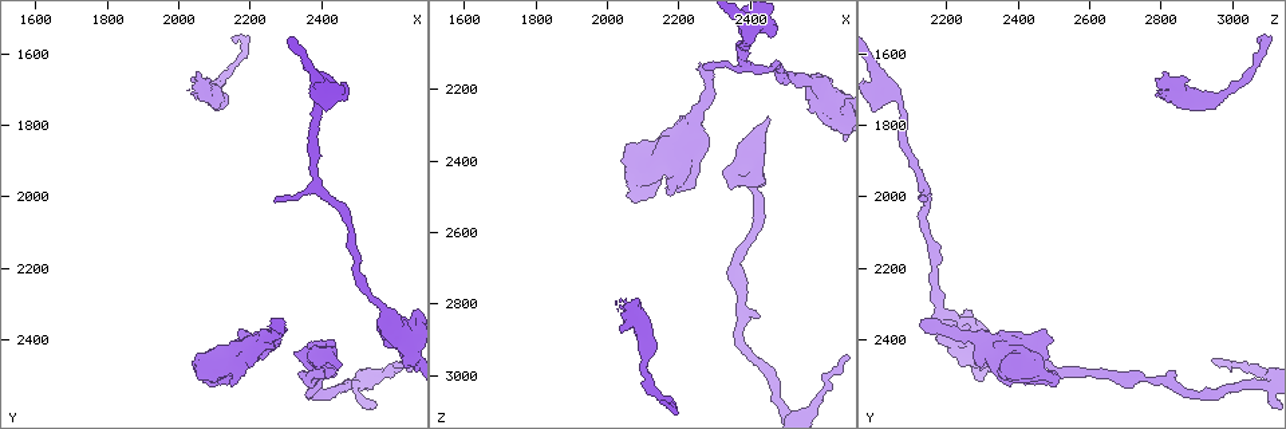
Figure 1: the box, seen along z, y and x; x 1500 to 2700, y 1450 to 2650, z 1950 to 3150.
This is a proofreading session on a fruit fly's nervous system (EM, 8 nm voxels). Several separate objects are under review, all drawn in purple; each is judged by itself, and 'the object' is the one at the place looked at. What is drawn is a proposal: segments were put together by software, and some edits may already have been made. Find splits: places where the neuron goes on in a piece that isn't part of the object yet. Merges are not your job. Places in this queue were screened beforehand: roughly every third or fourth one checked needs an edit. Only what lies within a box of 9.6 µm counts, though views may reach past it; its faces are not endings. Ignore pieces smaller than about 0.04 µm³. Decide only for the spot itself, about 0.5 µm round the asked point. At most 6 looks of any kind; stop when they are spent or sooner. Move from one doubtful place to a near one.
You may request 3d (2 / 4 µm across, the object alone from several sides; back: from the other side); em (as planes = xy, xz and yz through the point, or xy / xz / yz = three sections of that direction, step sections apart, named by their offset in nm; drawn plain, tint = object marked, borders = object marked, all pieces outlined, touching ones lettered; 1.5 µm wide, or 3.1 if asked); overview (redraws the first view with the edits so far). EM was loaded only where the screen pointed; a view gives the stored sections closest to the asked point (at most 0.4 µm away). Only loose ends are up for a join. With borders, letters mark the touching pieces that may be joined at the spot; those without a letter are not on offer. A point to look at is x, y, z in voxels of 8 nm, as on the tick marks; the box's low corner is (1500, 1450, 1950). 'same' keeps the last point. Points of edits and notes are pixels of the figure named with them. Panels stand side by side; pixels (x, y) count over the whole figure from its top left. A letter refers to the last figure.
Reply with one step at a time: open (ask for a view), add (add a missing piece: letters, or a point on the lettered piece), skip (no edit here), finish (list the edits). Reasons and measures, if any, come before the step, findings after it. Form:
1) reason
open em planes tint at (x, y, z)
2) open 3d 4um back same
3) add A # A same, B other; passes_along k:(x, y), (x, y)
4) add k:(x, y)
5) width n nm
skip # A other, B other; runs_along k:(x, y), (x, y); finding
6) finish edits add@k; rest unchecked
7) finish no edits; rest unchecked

branch stops here
open em xy step 8 borders at (2170, 1550, 3090)

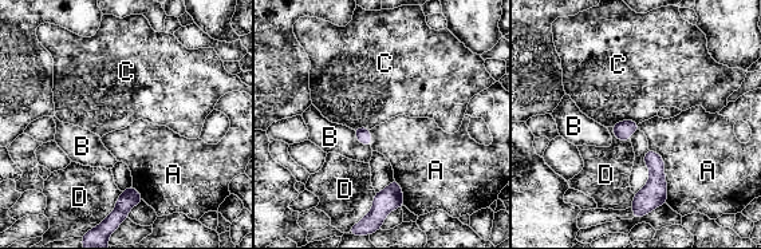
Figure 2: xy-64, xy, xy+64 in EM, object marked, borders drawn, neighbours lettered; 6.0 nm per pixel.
skip # A other, B other, C other, D other; border 2:(638, 122), (619, 121), (611, 126); no lettered piece goes on from it

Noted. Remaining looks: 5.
thick end
open em xy step 4 plain at (2180, 2370, 2480)

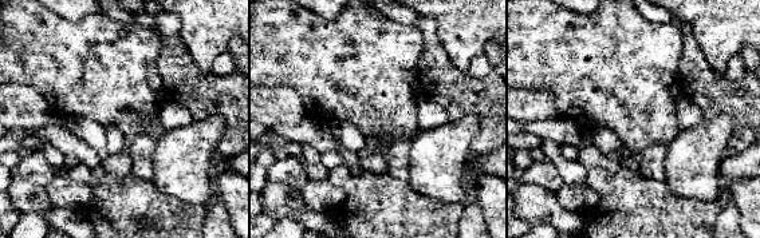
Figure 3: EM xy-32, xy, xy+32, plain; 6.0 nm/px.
open em xy step 4 borders same

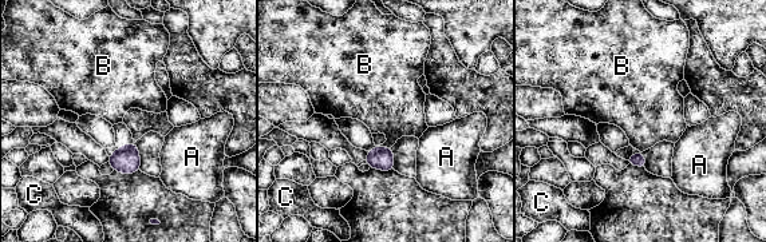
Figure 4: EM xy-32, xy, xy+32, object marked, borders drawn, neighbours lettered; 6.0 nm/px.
skip # A other, B other, C other; border 4:(376, 146), (390, 149); none of them fits

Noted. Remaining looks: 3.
free end
open em xy step 8 borders at (2450, 2470, 2280)

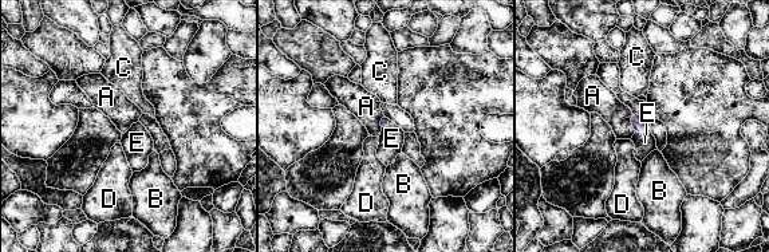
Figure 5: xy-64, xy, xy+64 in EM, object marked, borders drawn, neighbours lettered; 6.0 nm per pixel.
add E # A other, B other, C other, D other, E same; passes_along 5:(641, 123), (642, 132), (645, 142); the neuron continues

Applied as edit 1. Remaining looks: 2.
finish edits add@5; rest unchecked

